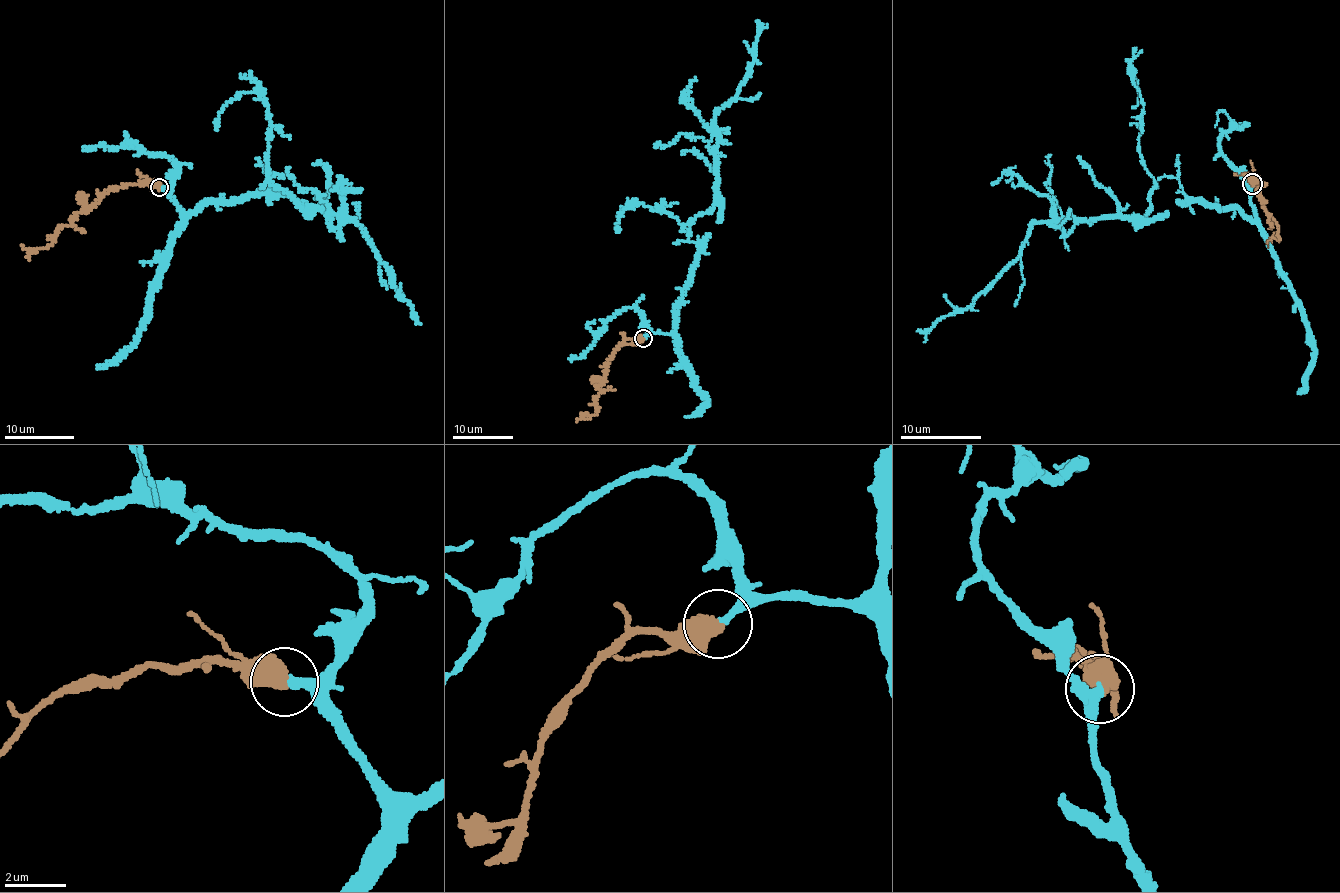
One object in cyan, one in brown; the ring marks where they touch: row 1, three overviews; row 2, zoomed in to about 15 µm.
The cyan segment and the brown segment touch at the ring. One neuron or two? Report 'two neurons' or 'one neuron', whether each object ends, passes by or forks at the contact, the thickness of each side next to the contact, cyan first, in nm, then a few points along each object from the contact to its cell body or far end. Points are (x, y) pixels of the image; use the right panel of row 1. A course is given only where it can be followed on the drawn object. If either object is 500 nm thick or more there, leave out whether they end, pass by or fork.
one neuron; 240 nm thick on the cyan side, 650 nm on the other; cyan runs (1252, 184), (1254, 219), (1162, 177), (1141, 219), (1034, 221), (995, 280), (924, 342); brown runs (1252, 184), (1242, 174), (1246, 172), (1257, 184), (1255, 189), (1280, 238), (1271, 238), (1275, 232)

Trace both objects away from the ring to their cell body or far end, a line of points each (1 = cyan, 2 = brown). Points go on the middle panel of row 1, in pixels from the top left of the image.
1: (643, 338), (674, 330), (698, 255), (688, 223), (715, 204), (714, 115), (746, 78), (767, 24)
2: (643, 338), (623, 340), (615, 348), (597, 388), (594, 414), (583, 415), (576, 421)

